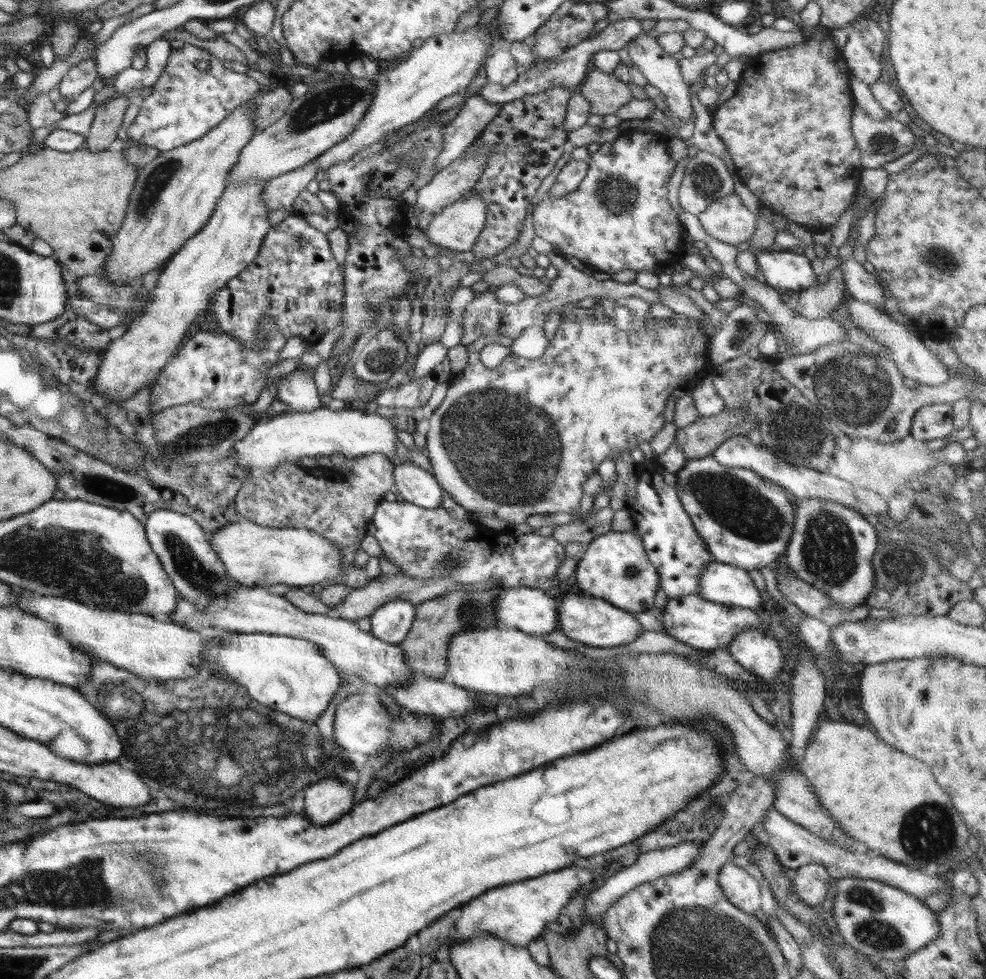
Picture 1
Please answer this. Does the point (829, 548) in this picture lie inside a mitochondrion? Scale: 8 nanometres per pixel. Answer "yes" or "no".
yes

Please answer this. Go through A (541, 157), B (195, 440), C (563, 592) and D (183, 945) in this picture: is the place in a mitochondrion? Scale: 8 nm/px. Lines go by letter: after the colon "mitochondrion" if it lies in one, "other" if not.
A: other
B: mitochondrion
C: other
D: other

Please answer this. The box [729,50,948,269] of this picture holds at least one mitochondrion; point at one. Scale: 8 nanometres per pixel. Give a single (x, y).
(886, 143)

